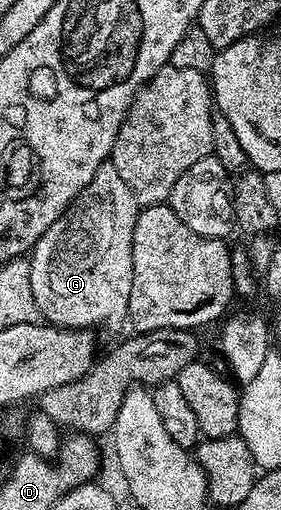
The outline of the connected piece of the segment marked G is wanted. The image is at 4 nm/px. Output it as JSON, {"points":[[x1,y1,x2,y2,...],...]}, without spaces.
{"points":[[105,163,89,179,89,183,62,213,37,239,29,254,33,299,44,322,60,329,90,330,91,325,119,325,127,321,129,291,133,291,133,227,137,227,140,203,125,187,125,179,117,175,117,167]]}

